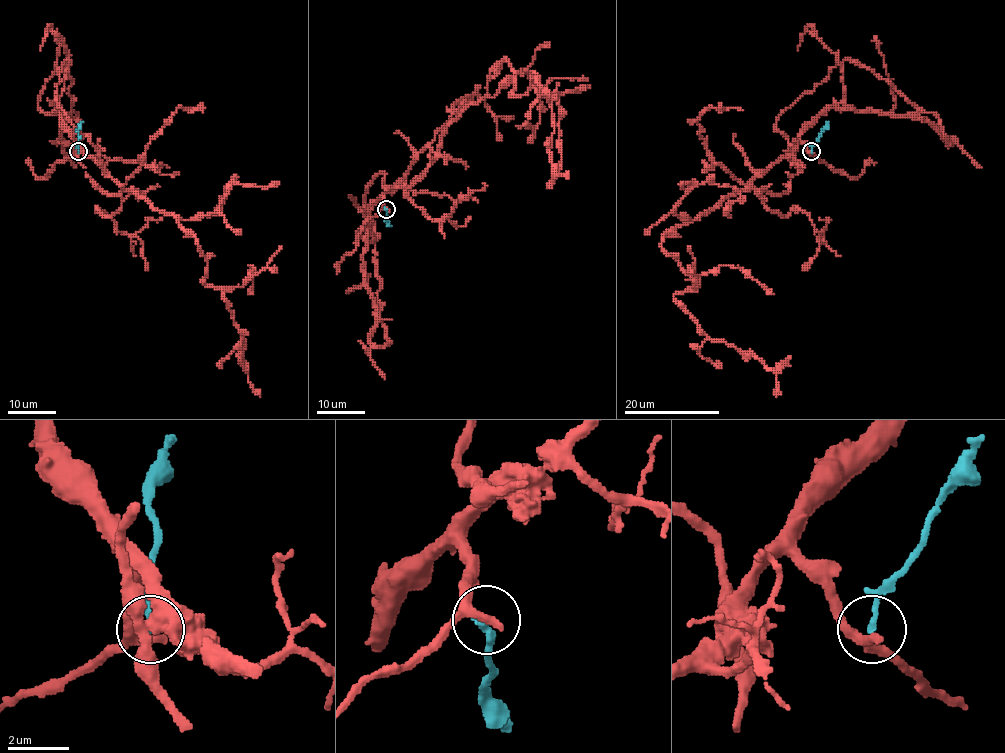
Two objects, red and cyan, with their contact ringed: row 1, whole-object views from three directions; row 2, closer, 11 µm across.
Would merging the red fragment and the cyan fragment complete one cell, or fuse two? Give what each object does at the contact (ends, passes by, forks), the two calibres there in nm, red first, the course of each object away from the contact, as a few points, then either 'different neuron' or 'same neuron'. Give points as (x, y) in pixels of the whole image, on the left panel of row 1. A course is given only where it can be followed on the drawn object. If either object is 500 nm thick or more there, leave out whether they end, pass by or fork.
red passes by; cyan ends there; 240 nm thick on the red side, 200 nm on the other; red runs (78, 152), (74, 140), (123, 198), (133, 190), (195, 238), (204, 282), (222, 292), (260, 396); cyan runs (78, 151), (78, 127), (81, 121); different neuron

